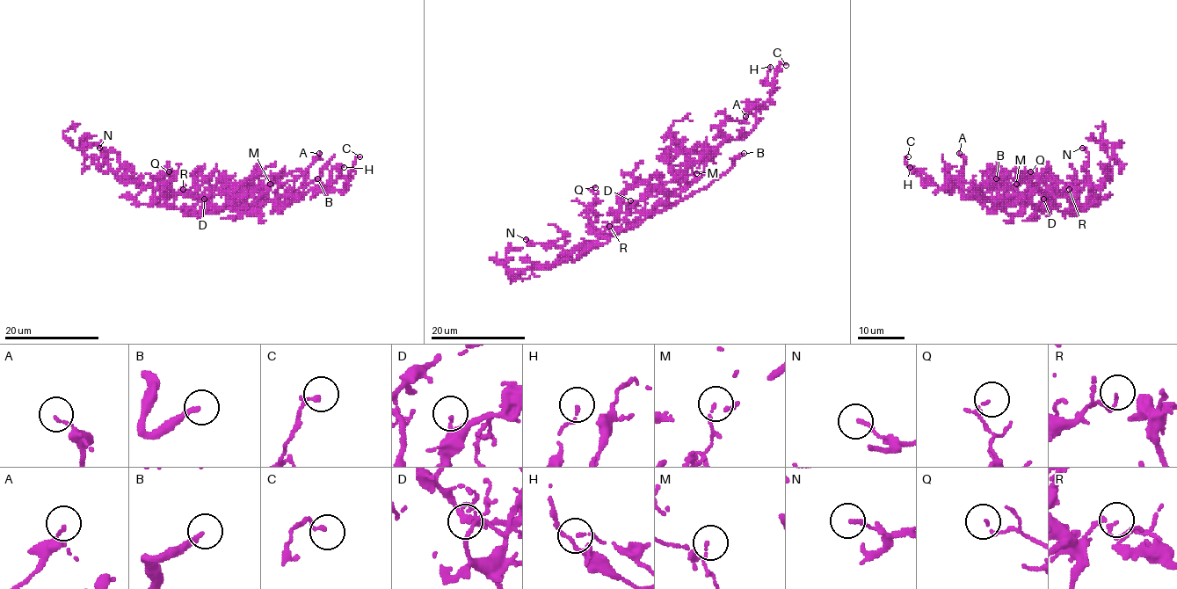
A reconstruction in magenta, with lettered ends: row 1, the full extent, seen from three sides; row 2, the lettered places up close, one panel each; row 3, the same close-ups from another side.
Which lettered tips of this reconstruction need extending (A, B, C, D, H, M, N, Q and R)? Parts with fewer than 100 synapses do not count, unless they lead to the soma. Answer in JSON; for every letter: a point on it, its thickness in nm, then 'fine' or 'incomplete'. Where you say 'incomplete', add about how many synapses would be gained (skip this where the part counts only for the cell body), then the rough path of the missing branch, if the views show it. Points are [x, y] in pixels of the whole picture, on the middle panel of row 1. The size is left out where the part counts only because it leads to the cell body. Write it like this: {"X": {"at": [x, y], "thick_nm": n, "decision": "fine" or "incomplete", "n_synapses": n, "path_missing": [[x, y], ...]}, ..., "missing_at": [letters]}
{"A": {"at": [745, 116], "thick_nm": 110, "decision": "fine"}, "B": {"at": [744, 153], "thick_nm": 200, "decision": "incomplete", "path_missing": [[744, 153], [751, 150], [765, 138], [786, 111], [824, 87], [844, 62]]}, "C": {"at": [786, 65], "thick_nm": 150, "decision": "fine"}, "D": {"at": [630, 200], "thick_nm": 110, "decision": "fine"}, "H": {"at": [770, 67], "thick_nm": 90, "decision": "fine"}, "M": {"at": [696, 173], "thick_nm": 70, "decision": "fine"}, "N": {"at": [526, 239], "thick_nm": 130, "decision": "fine"}, "Q": {"at": [595, 187], "thick_nm": 70, "decision": "fine"}, "R": {"at": [609, 226], "thick_nm": 110, "decision": "fine"}, "missing_at": ["B"]}

